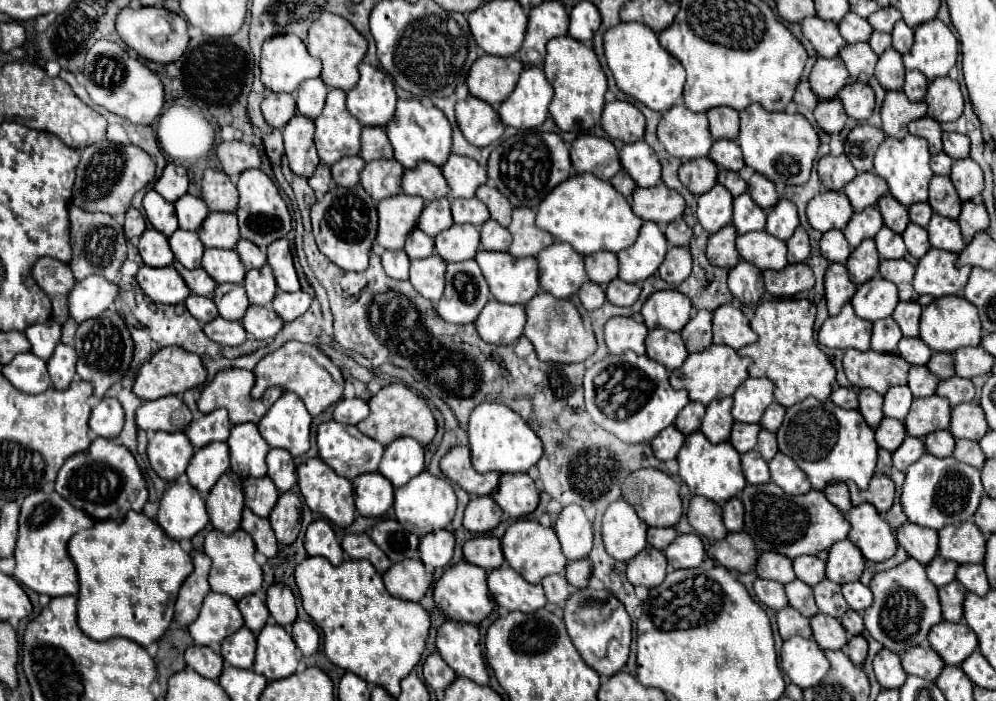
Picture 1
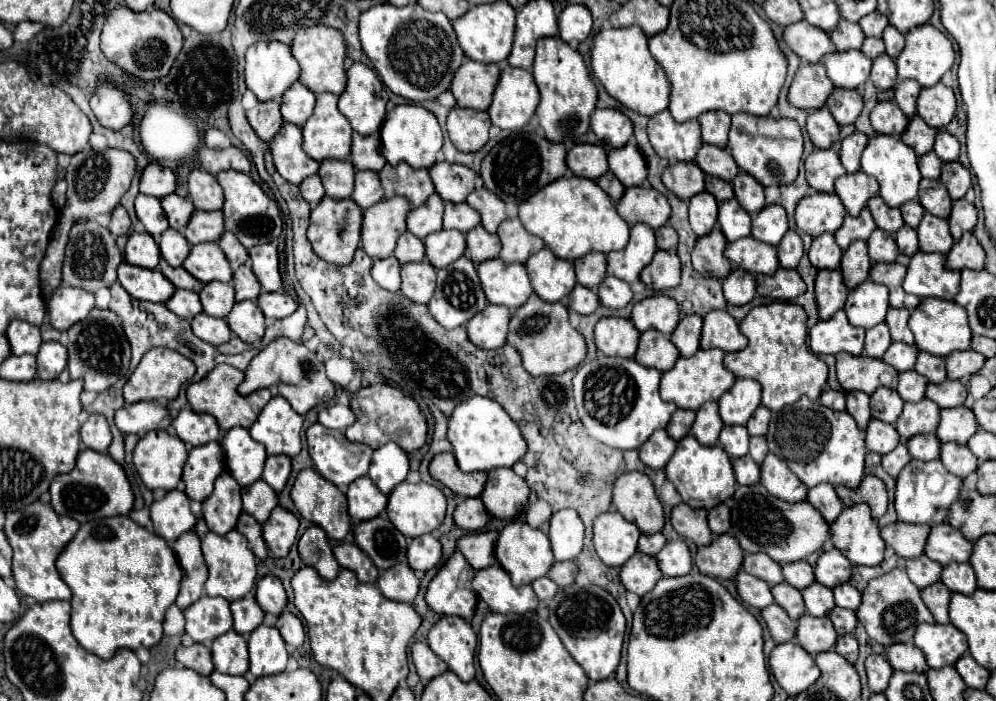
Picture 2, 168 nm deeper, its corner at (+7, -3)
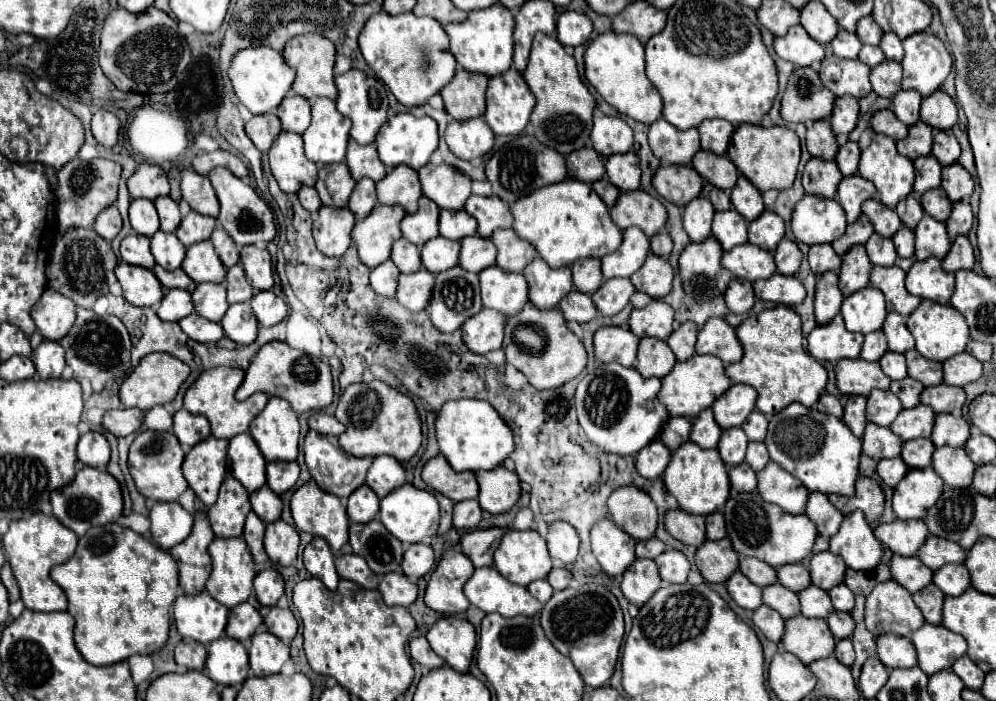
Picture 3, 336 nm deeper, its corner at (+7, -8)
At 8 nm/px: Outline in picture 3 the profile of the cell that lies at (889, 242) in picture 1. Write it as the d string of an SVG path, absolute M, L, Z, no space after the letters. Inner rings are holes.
M873 233L869 237L869 241L865 243L865 247L867 247L867 255L869 255L869 259L871 259L873 265L889 267L897 259L893 241L891 239L885 239L885 237L879 237L879 233Z

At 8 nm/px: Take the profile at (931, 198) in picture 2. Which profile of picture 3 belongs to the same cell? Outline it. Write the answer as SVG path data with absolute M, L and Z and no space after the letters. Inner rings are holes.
M931 189L927 193L923 193L921 197L921 205L925 209L925 213L929 213L931 217L935 217L937 221L947 221L947 217L951 215L951 201L949 197L943 193L943 189Z

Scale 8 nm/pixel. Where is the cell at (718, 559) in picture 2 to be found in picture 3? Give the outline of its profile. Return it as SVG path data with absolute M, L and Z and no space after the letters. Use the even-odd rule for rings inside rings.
M705 541L695 553L695 565L709 583L725 583L739 567L739 553L731 549L731 541Z

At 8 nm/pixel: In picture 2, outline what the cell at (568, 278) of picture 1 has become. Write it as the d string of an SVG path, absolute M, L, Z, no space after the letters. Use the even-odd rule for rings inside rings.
M549 248L539 250L527 260L527 272L533 290L547 302L563 300L577 284L573 262L557 258Z

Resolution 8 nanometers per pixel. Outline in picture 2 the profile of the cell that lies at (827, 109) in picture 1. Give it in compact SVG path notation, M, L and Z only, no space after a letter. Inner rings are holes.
M823 106L819 110L809 112L807 132L809 132L809 138L815 144L815 148L829 148L833 142L839 140L841 128L835 122L835 118L831 116L831 112Z

